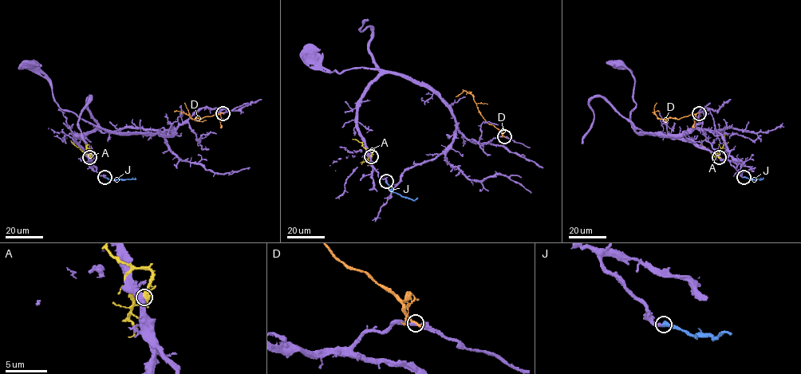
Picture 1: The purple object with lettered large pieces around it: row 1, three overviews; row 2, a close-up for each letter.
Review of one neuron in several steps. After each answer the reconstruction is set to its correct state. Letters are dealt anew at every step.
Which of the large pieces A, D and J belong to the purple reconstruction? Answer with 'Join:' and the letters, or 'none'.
Join: J

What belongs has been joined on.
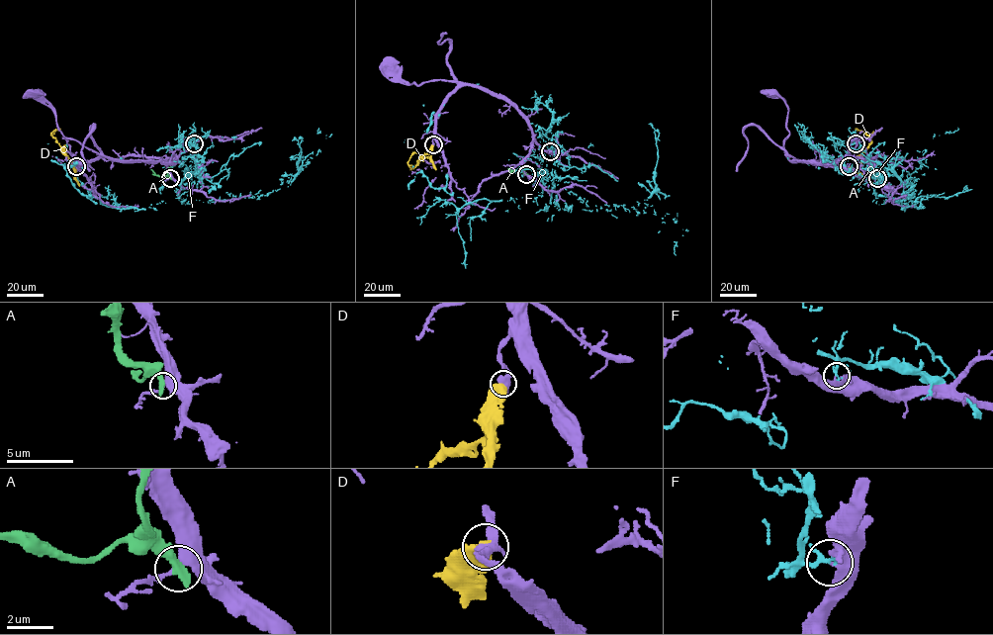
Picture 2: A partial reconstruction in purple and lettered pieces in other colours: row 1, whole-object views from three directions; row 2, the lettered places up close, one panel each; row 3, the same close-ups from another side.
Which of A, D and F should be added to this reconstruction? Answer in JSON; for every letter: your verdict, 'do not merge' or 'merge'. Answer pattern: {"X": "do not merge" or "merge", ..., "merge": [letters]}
{"A": "do not merge", "D": "do not merge", "F": "do not merge", "merge": []}

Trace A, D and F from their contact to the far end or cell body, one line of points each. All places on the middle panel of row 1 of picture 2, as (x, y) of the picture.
A: (527, 174), (507, 169)
D: (432, 144), (430, 152), (413, 167), (407, 161), (417, 151)
F: (550, 151), (538, 129), (557, 197), (540, 210), (545, 179), (589, 211), (652, 206), (682, 235), (676, 254)

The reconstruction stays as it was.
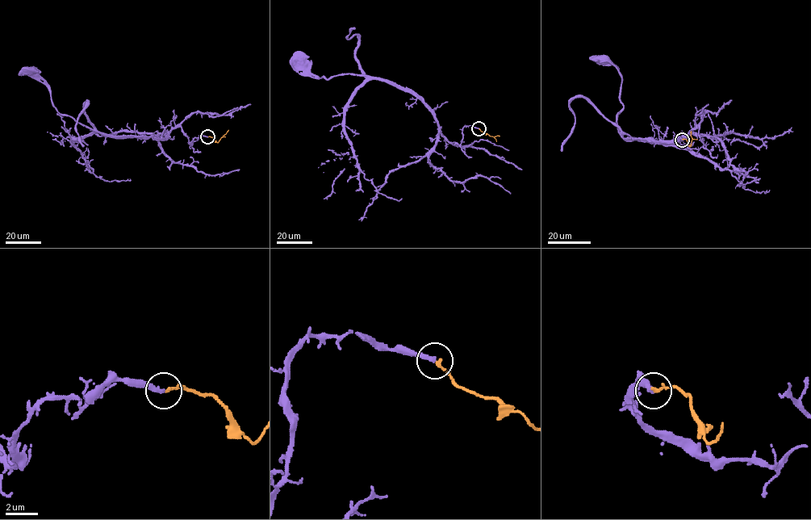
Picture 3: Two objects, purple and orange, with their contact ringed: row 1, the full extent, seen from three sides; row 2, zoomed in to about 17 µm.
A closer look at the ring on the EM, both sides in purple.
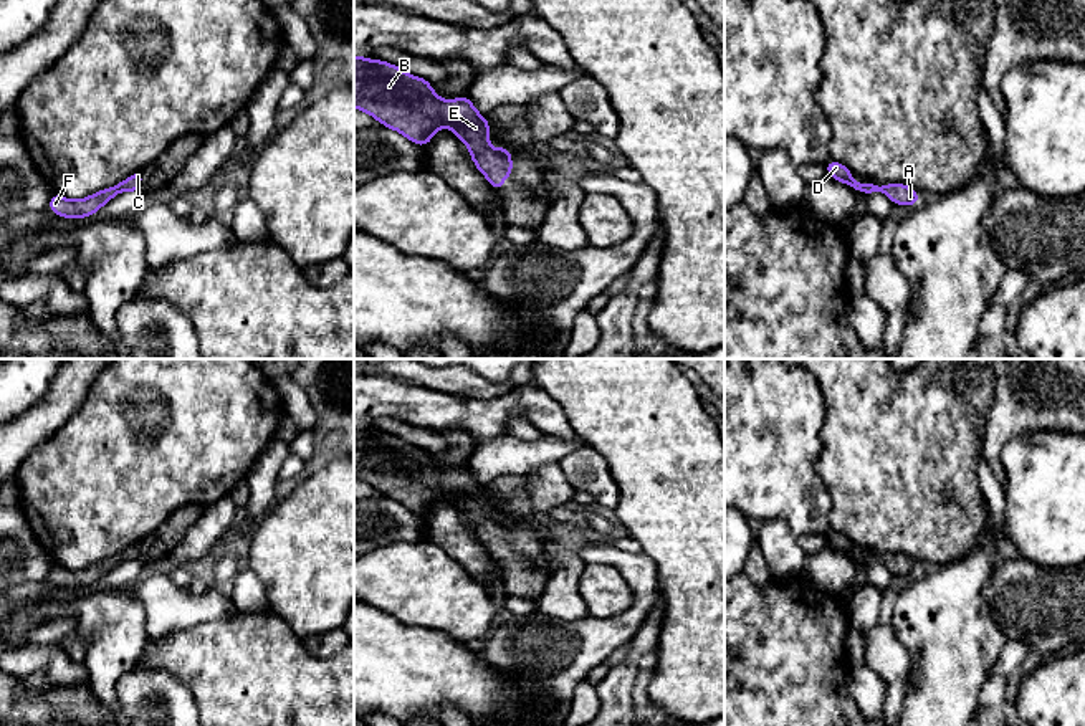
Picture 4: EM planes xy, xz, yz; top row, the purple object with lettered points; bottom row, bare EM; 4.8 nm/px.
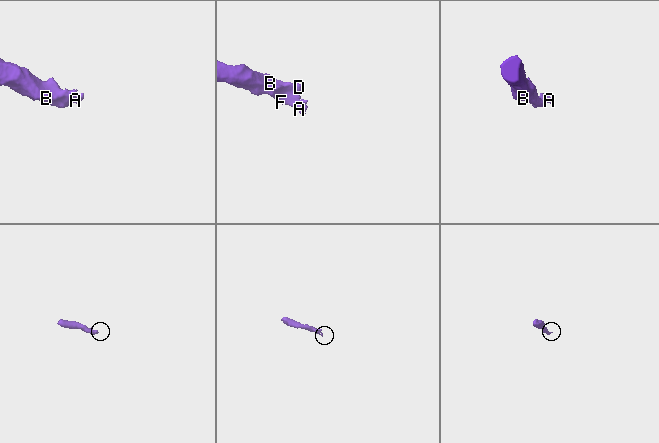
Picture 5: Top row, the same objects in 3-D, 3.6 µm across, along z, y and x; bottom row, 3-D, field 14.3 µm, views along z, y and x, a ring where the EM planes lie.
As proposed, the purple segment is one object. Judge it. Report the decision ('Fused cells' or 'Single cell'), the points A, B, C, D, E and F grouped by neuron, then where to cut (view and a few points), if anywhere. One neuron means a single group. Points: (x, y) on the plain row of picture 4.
Single cell. Groups: A B C D E F. No split

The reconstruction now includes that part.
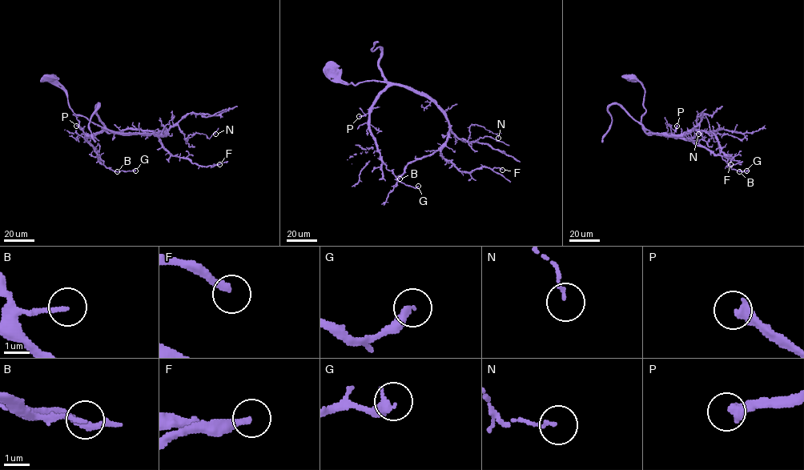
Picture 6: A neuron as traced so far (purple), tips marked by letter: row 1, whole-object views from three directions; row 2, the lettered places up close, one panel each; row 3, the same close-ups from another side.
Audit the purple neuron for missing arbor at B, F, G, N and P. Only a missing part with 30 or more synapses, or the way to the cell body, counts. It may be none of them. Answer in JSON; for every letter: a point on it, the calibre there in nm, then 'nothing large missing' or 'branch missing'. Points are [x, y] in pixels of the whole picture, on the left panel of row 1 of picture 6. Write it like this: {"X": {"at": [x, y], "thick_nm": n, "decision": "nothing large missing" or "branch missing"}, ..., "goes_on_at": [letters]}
{"B": {"at": [117, 171], "thick_nm": 140, "decision": "nothing large missing"}, "F": {"at": [219, 164], "thick_nm": 260, "decision": "branch missing"}, "G": {"at": [135, 170], "thick_nm": 360, "decision": "nothing large missing"}, "N": {"at": [215, 134], "thick_nm": 90, "decision": "nothing large missing"}, "P": {"at": [76, 126], "thick_nm": 420, "decision": "branch missing"}, "goes_on_at": ["F", "P"]}

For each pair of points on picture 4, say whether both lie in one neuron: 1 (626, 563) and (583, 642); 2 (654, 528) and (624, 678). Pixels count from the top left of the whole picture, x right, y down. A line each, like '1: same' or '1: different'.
1: same
2: different

